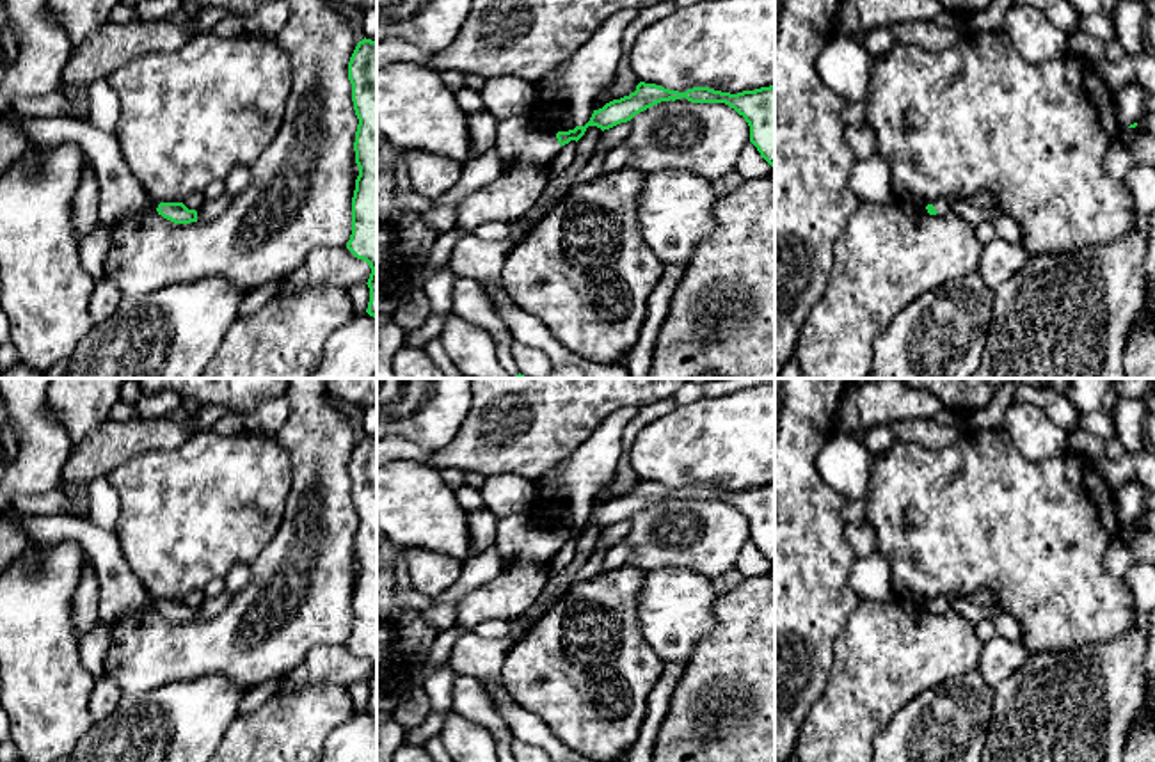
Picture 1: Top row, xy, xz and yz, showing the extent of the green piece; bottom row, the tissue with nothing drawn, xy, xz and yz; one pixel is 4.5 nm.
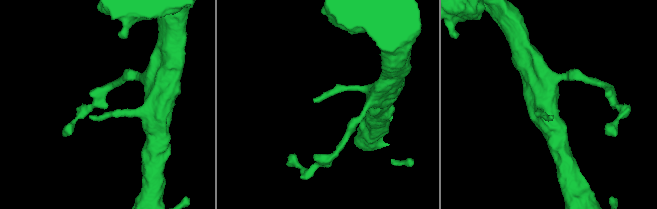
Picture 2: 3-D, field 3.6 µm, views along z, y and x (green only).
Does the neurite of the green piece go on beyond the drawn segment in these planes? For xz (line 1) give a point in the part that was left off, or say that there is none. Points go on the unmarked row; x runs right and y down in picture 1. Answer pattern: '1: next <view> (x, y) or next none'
1: next xz (519, 539)

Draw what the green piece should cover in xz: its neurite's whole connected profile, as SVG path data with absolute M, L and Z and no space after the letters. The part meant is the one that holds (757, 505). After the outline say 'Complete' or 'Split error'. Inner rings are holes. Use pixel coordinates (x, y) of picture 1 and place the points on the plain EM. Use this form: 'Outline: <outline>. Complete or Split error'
Outline: M640 480L636 488L593 508L585 524L569 529L544 529L531 515L514 513L498 519L496 549L505 565L519 561L551 561L565 542L579 538L588 524L602 529L631 519L636 512L661 501L686 496L691 501L725 501L734 506L750 524L750 540L761 554L775 567L775 483L737 492L693 485L686 490L670 488L656 481Z. Split error

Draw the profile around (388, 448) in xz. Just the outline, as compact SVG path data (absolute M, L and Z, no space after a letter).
M382 437L377 439L377 467L389 464L391 460L414 460L428 464L432 453L403 437Z

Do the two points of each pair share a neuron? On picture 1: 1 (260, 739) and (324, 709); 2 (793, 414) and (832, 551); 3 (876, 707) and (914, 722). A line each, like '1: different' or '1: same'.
1: same
2: same
3: different

